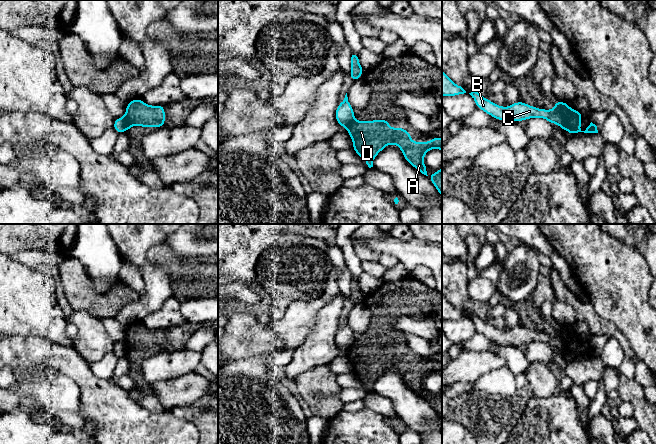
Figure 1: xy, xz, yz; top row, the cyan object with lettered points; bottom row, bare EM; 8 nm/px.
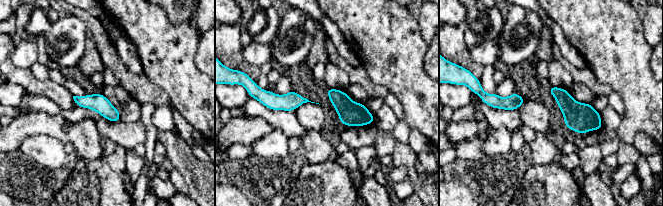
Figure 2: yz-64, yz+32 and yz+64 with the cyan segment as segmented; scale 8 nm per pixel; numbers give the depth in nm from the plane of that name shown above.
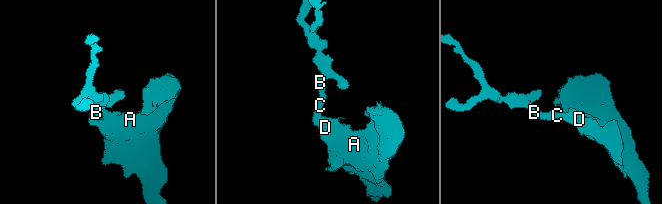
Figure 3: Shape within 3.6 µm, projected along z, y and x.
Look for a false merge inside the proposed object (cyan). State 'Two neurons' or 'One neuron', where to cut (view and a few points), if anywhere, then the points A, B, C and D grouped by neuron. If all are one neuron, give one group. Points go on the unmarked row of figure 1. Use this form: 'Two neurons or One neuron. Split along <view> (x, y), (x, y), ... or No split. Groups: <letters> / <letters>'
Two neurons. Split along yz (555, 332), (562, 341), (564, 351), (567, 354). Groups: A D / B C

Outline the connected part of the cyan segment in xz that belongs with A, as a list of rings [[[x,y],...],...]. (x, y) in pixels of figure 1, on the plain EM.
[[[389,343],[356,345],[347,350],[349,360],[353,365],[353,374],[362,381],[369,392],[373,391],[373,384],[388,368],[396,368],[405,384],[416,394],[427,399],[424,379],[431,373],[442,375],[442,362],[433,361],[429,366],[414,366],[410,364],[412,357],[401,350],[391,353]]]

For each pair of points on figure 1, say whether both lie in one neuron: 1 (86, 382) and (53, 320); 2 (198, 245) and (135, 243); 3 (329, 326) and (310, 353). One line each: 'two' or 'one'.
1: two
2: two
3: one

